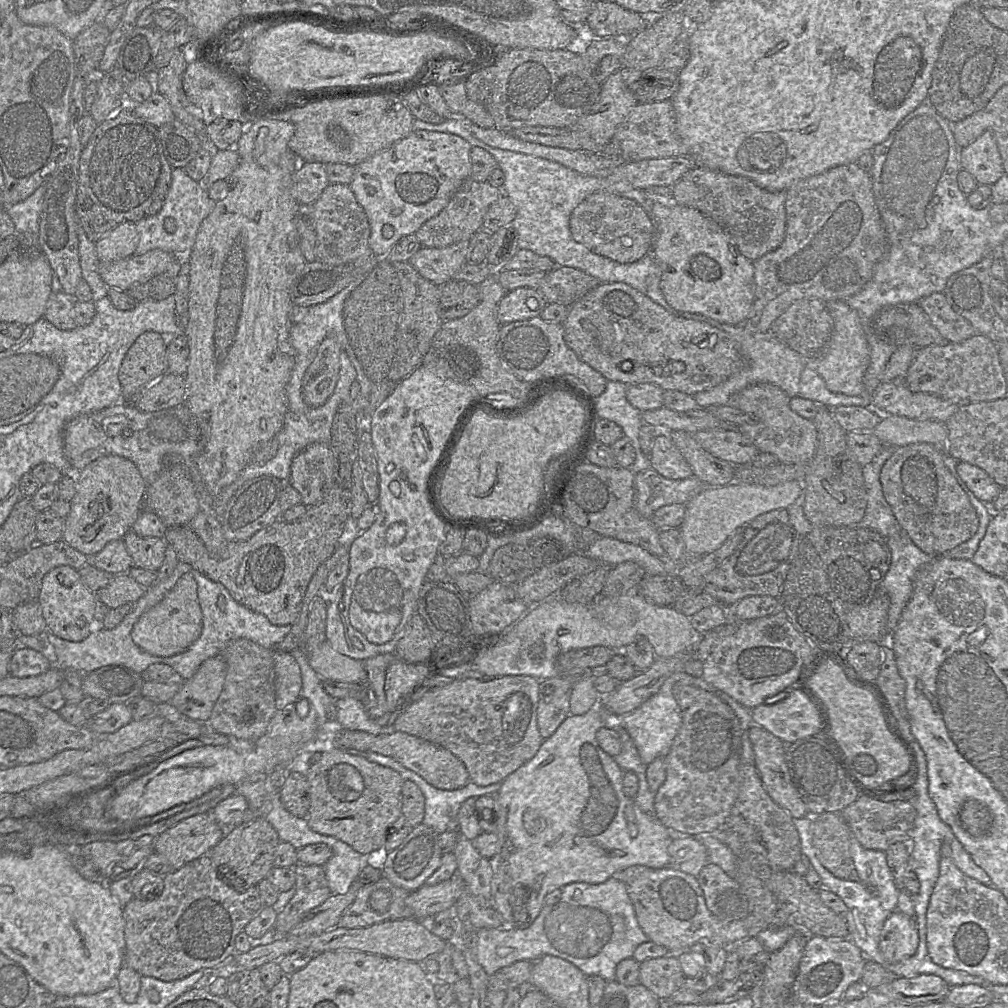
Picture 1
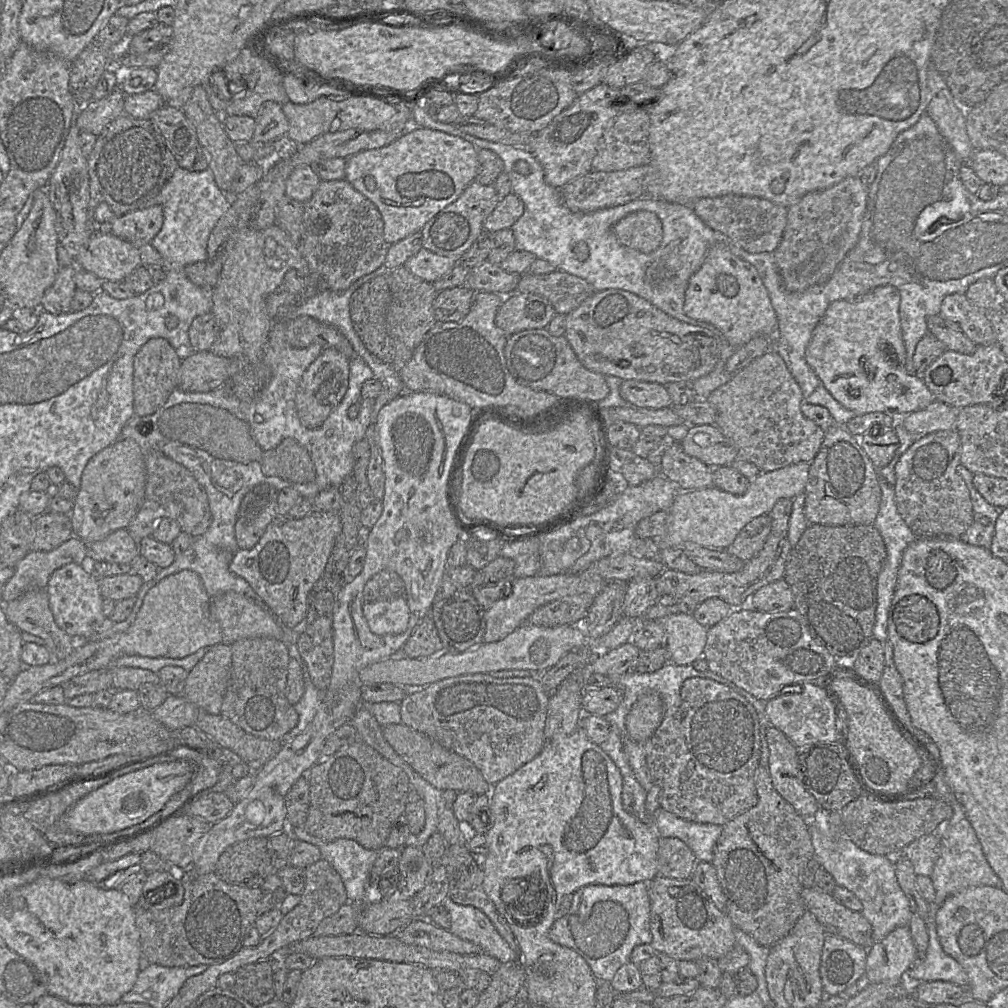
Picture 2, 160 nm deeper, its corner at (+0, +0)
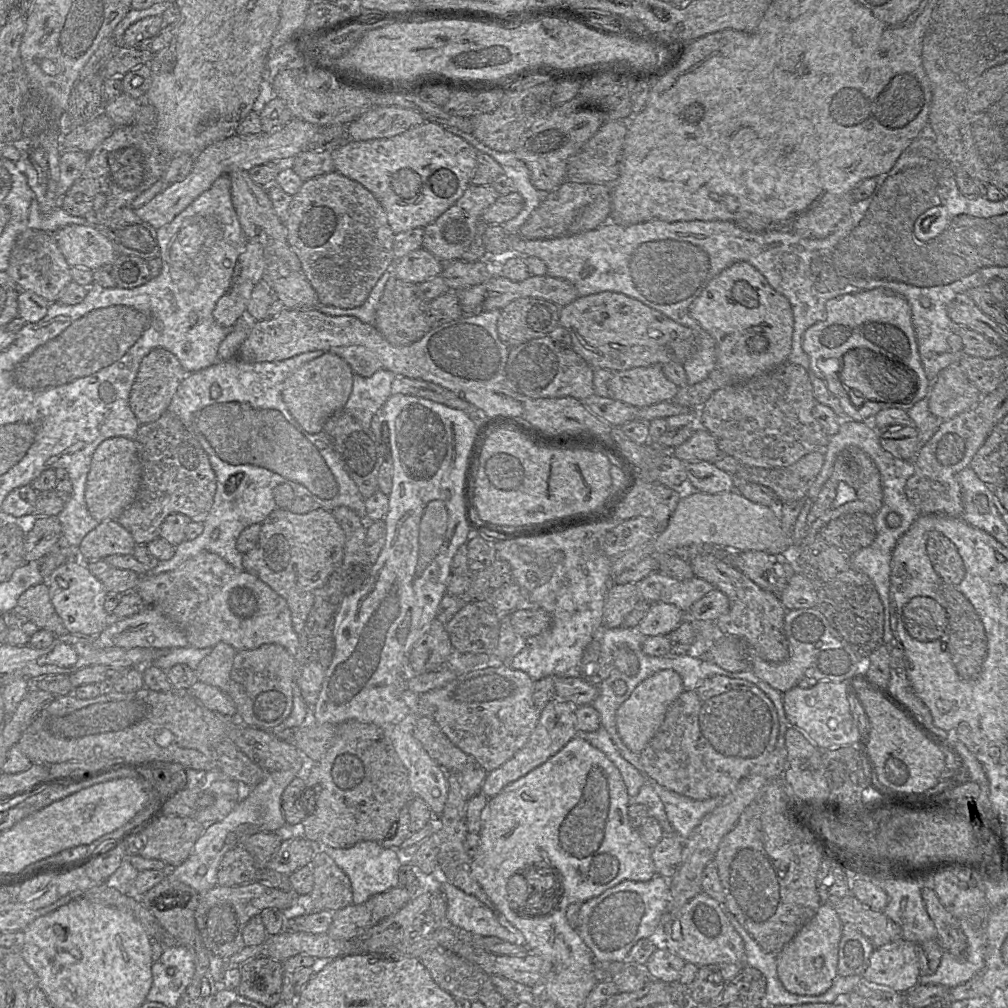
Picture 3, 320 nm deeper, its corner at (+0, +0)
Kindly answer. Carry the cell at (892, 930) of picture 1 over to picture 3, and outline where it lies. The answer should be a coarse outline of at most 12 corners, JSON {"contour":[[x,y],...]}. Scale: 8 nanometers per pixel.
{"contour":[[916,944],[875,948],[862,980],[906,993],[918,985]]}

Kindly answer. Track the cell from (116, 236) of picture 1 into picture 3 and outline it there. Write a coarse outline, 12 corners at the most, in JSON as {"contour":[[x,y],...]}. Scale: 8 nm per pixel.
{"contour":[[299,118],[197,155],[190,173],[135,213],[170,223],[233,170],[290,162],[320,127]]}

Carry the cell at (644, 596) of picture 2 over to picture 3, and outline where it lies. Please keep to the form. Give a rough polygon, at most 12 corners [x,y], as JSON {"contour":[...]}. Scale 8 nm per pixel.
{"contour":[[636,583],[612,584],[602,626],[622,627],[639,601]]}

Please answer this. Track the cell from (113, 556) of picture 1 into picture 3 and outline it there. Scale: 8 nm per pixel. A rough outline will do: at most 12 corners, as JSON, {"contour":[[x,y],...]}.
{"contour":[[105,520],[83,538],[78,555],[91,562],[133,555],[131,533]]}

